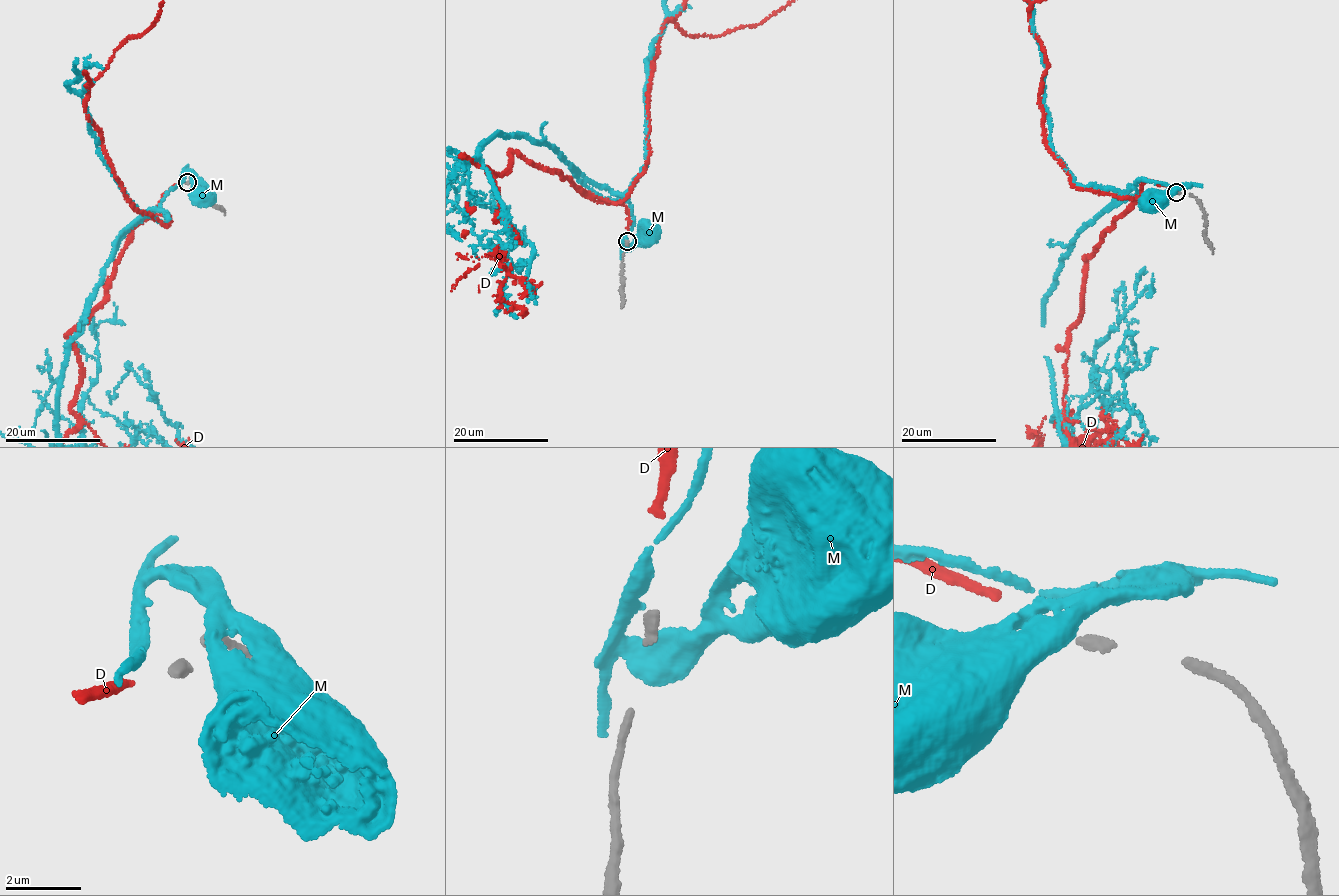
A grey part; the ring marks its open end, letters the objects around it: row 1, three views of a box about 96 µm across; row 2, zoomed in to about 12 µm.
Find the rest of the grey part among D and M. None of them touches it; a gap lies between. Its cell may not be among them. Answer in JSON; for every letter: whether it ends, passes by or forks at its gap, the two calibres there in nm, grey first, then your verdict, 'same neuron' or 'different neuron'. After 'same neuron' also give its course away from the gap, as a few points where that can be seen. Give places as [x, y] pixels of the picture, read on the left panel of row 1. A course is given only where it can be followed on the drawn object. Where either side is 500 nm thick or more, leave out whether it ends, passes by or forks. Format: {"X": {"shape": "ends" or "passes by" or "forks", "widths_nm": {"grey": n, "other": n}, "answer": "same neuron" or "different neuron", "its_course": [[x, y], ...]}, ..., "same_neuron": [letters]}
{"D": {"shape": "ends", "widths_nm": {"grey": 240, "other": 220}, "answer": "same neuron"}, "M": {"shape": "passes by", "widths_nm": {"grey": 240, "other": 360}, "answer": "different neuron"}, "same_neuron": ["D"]}

